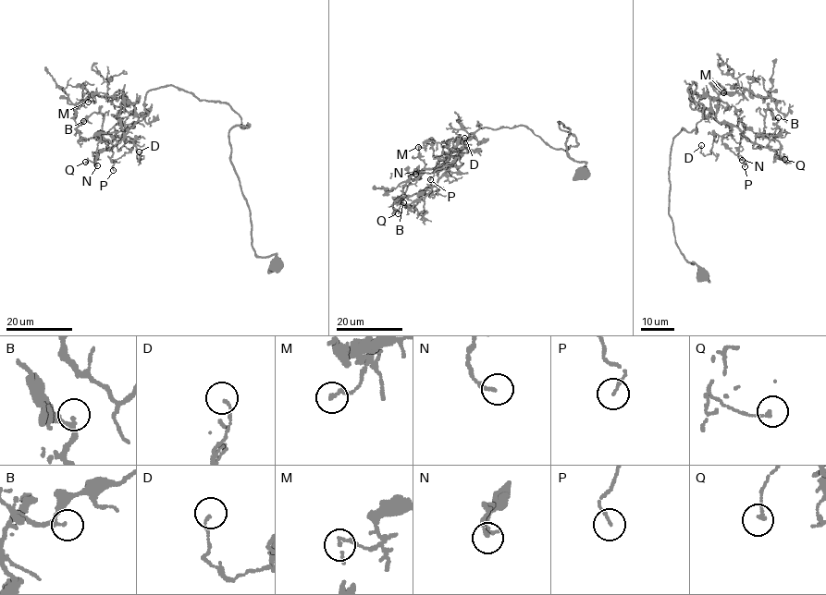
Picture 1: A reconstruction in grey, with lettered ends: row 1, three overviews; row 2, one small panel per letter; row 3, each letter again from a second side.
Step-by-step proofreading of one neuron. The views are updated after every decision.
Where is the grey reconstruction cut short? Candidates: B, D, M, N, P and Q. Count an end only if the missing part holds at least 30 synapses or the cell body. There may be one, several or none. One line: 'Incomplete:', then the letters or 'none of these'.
Incomplete: none of these

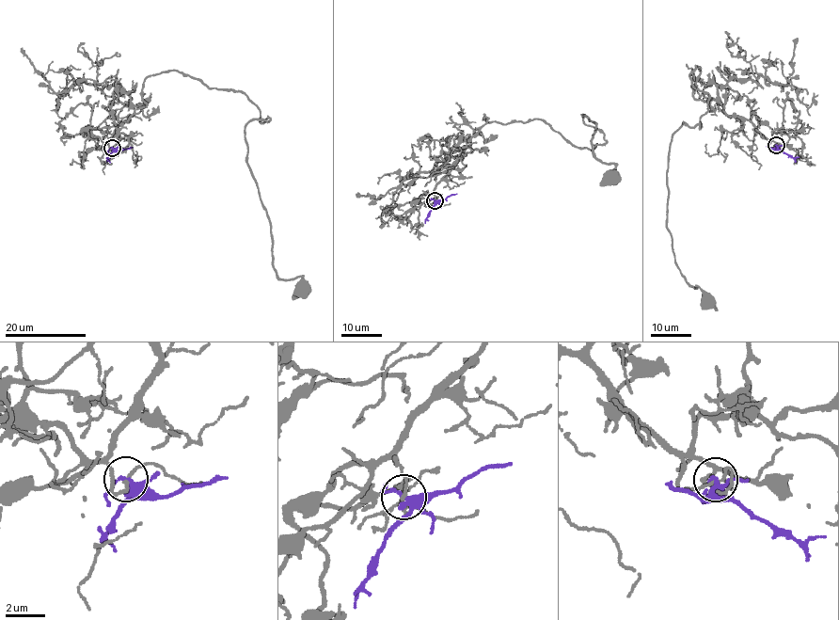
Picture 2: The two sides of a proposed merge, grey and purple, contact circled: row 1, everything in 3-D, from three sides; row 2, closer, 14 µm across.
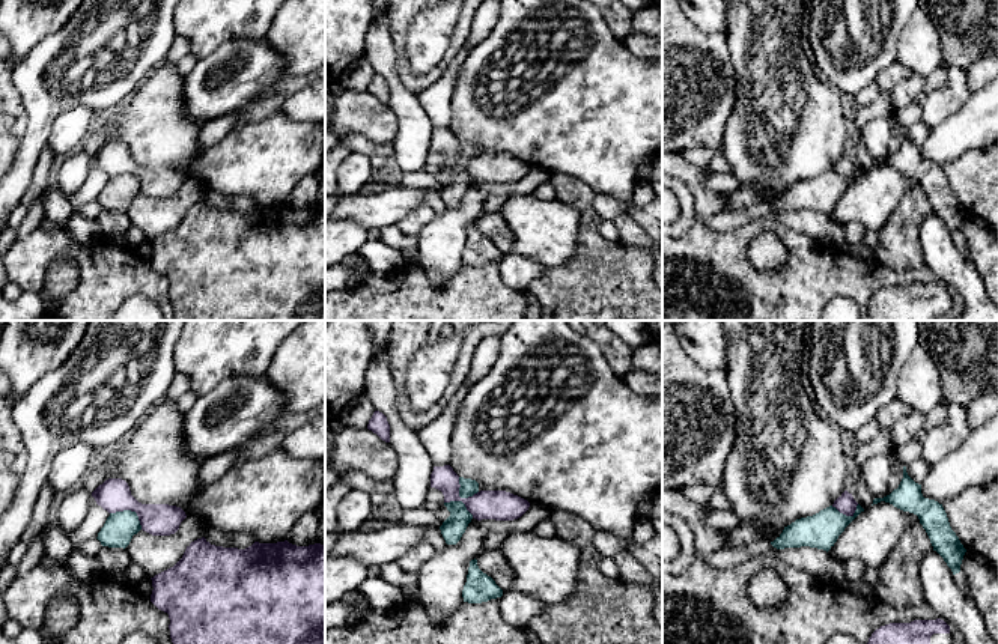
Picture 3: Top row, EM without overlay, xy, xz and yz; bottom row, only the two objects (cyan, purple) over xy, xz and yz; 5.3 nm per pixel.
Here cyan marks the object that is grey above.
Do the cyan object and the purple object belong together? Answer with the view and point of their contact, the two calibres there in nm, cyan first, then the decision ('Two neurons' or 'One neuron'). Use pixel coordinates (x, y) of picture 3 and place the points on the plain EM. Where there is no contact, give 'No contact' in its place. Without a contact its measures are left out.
Touches cyan at xz (459, 158). Thickness 90 nm (cyan) against 160 nm. Two neurons

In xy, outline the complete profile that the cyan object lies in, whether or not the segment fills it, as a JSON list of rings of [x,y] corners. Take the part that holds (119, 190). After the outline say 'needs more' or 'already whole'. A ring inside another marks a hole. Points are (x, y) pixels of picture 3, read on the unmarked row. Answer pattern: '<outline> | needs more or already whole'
[[[116,175],[110,176],[96,202],[102,209],[125,212],[129,208],[132,199],[140,193],[141,188],[135,175]]] | already whole

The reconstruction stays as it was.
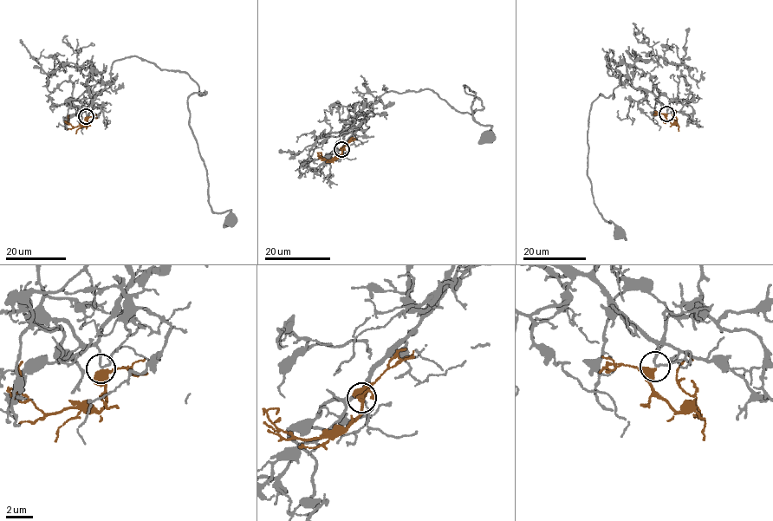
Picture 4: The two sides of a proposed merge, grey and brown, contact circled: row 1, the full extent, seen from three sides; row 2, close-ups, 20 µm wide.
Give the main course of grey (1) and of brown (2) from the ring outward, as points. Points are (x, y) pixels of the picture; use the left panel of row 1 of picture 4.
1: (87, 116), (113, 82), (115, 61), (186, 73), (206, 92), (187, 100), (208, 203), (231, 219)
2: (87, 117), (86, 126), (73, 126), (66, 122), (67, 116)

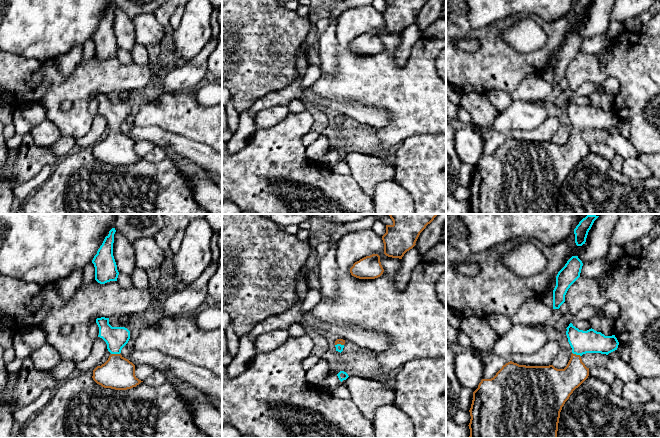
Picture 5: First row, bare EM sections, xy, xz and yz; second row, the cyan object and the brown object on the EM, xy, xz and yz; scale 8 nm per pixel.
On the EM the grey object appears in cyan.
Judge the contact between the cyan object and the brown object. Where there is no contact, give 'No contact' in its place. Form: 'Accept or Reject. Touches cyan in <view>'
Accept. Touches cyan in xy

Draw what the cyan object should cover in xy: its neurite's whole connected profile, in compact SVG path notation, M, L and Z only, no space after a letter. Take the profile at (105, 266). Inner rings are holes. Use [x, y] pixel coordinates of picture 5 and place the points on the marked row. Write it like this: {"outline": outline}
{"outline": "M112 228L105 237L102 245L94 256L92 263L95 267L95 280L100 284L110 281L117 281L119 272L113 256L114 234L116 230Z"}

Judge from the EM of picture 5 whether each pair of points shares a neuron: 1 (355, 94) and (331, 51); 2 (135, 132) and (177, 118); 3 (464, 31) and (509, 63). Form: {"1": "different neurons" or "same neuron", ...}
{"1": "different neurons", "2": "different neurons", "3": "same neuron"}

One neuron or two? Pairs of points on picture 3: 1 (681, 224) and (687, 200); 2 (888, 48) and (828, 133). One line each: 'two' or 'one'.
1: one
2: two

